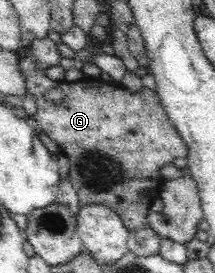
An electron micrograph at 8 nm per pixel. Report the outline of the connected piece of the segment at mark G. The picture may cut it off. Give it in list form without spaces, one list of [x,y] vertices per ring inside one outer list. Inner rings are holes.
[[[22,52],[19,58],[18,68],[24,77],[27,93],[36,101],[36,112],[32,118],[69,158],[69,179],[78,192],[81,206],[102,205],[112,210],[122,219],[130,233],[140,228],[151,228],[148,208],[154,200],[161,197],[165,181],[162,176],[163,170],[175,158],[186,156],[186,145],[168,121],[162,105],[158,102],[156,91],[144,88],[138,94],[132,94],[120,85],[111,84],[100,77],[84,76],[78,81],[52,81],[34,57]],[[54,88],[60,88],[64,92],[64,98],[60,102],[52,102],[46,96],[48,90]]]

